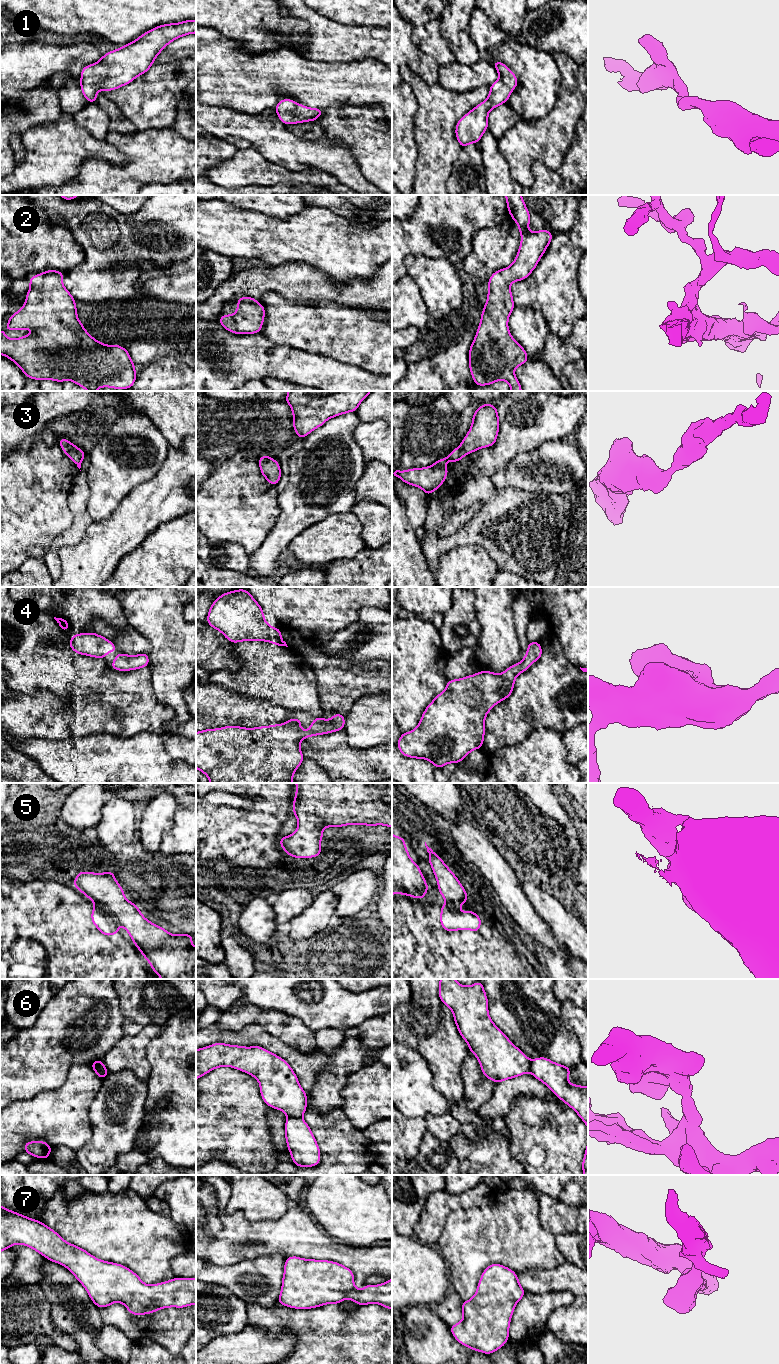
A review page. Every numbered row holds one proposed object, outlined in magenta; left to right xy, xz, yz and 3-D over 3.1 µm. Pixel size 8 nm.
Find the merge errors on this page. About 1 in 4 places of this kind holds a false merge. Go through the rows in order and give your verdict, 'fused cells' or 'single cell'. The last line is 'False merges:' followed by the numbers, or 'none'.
1: single cell
2: single cell
3: single cell
4: single cell
5: single cell
6: fused cells
7: single cell
False merges: 6

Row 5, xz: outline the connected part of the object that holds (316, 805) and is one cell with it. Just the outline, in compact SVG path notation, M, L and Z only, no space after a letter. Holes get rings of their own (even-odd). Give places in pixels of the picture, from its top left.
M295 783L296 794L293 800L293 815L298 821L297 830L286 837L280 837L279 844L284 852L296 859L313 858L321 855L321 840L325 827L345 825L384 825L392 828L392 783Z

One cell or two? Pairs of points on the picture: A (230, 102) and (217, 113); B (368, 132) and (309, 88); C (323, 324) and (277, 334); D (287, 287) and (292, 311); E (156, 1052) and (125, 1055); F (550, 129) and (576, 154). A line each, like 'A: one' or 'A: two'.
A: two
B: two
C: one
D: two
E: two
F: two

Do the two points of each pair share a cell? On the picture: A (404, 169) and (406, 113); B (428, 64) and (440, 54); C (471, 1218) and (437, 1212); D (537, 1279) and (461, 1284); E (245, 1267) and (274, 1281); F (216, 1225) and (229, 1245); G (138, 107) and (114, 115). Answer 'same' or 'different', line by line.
A: same
B: different
C: different
D: different
E: same
F: different
G: different

